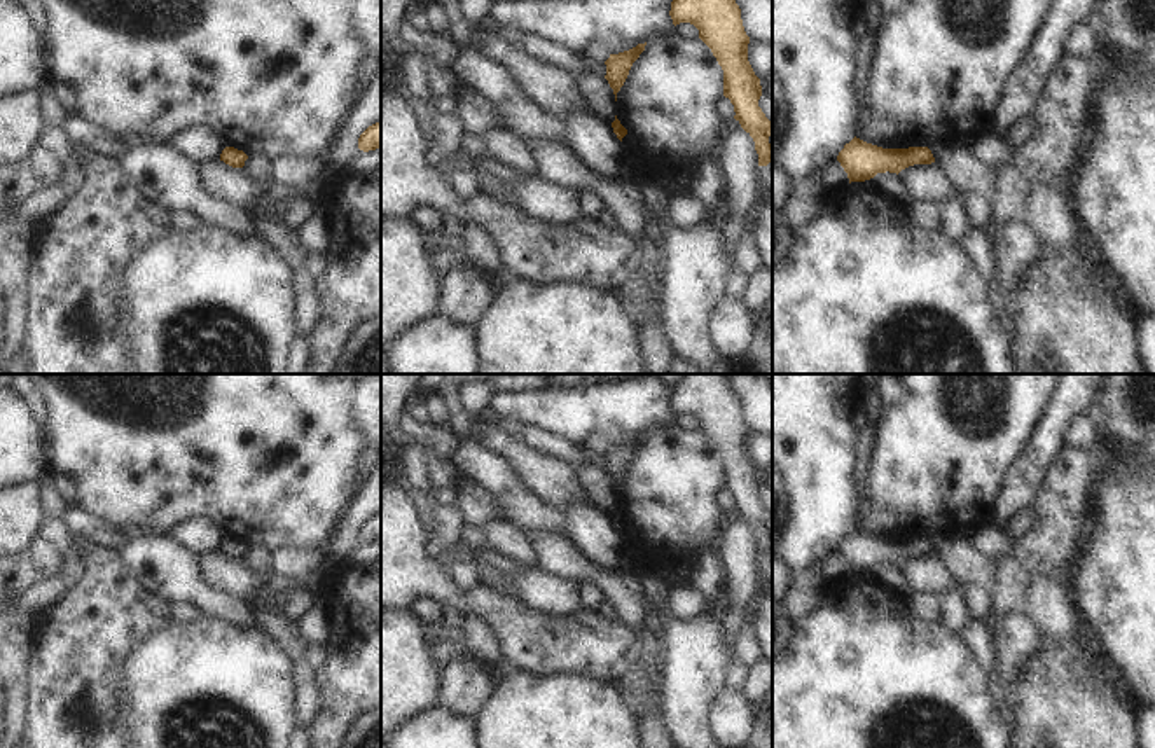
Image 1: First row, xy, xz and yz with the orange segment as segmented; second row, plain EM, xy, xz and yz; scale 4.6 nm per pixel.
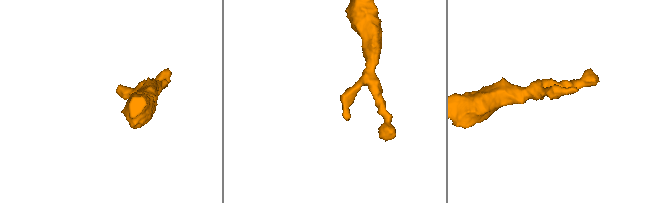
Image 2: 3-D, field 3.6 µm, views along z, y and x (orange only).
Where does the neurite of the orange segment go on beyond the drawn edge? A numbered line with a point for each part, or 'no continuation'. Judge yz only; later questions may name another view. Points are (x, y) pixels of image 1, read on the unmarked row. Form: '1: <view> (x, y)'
no continuation

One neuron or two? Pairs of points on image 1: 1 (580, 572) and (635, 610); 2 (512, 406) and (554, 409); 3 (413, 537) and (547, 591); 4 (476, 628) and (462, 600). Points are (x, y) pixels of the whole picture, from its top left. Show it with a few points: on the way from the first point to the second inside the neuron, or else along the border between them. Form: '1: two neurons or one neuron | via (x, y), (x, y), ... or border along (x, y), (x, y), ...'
1: one neuron | via (594, 575), (621, 596)
2: one neuron | via (523, 409), (544, 409)
3: two neurons | border along (511, 593), (546, 616)
4: two neurons | border along (463, 616), (479, 616), (498, 642)

